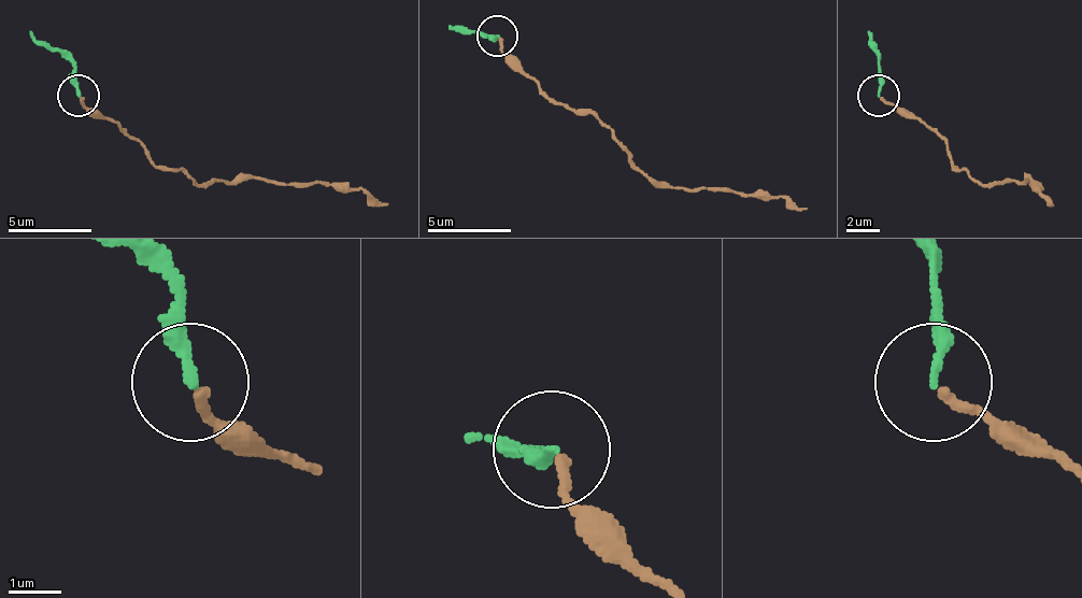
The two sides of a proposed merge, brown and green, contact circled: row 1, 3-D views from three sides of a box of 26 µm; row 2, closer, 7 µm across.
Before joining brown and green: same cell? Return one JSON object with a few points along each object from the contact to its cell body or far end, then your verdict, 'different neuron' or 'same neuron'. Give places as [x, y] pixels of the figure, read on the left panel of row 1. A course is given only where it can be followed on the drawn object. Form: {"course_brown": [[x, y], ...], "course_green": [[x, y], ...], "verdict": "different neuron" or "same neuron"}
{"course_brown": [[81, 96], [140, 146], [156, 167], [173, 167], [194, 180], [347, 183], [389, 204]], "course_green": [[77, 96], [73, 67], [31, 29]], "verdict": "same neuron"}

